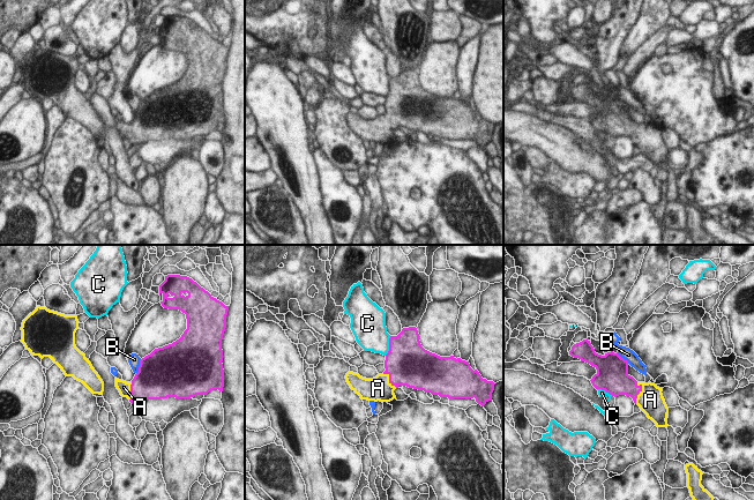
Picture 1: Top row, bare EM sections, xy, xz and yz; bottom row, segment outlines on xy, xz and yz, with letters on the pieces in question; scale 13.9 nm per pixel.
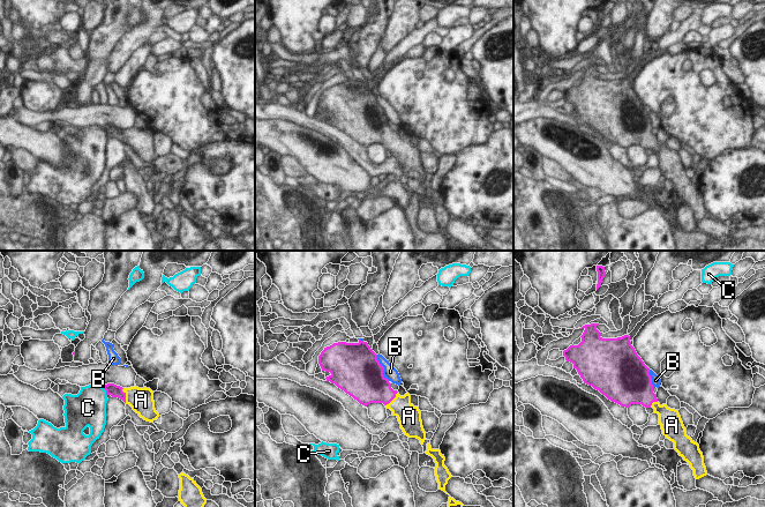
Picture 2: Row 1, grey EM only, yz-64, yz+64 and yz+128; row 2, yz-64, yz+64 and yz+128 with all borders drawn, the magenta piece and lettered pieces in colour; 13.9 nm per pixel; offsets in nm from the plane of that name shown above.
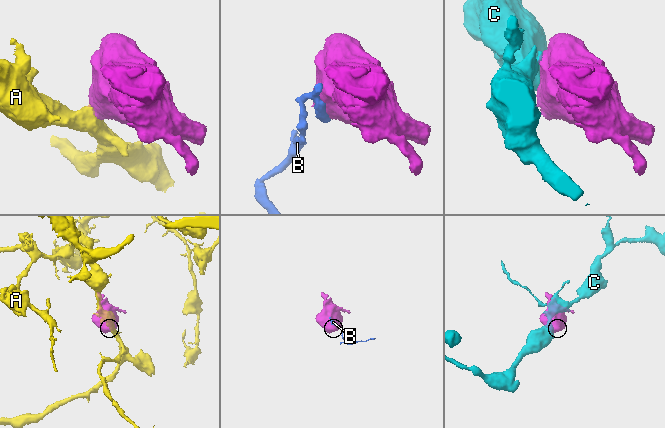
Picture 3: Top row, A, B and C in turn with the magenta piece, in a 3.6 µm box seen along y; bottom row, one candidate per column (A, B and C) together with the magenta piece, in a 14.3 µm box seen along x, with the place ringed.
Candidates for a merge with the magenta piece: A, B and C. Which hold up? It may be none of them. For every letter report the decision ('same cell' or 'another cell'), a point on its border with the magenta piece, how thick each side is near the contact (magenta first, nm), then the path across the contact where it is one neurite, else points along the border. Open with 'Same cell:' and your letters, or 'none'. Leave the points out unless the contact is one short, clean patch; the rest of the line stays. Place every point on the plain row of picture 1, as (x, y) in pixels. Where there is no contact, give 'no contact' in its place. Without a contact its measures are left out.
Same cell: A
A: same cell; contact yz (639, 134); calibres 280 and 360 nm; way yz (624, 126), (639, 134), (650, 141)
B: another cell; contact xy (139, 107); calibres 500 and 160 nm
C: another cell; contact xz (389, 87); calibres 480 and 380 nm; border xz (390, 77), (388, 92), (385, 96)

